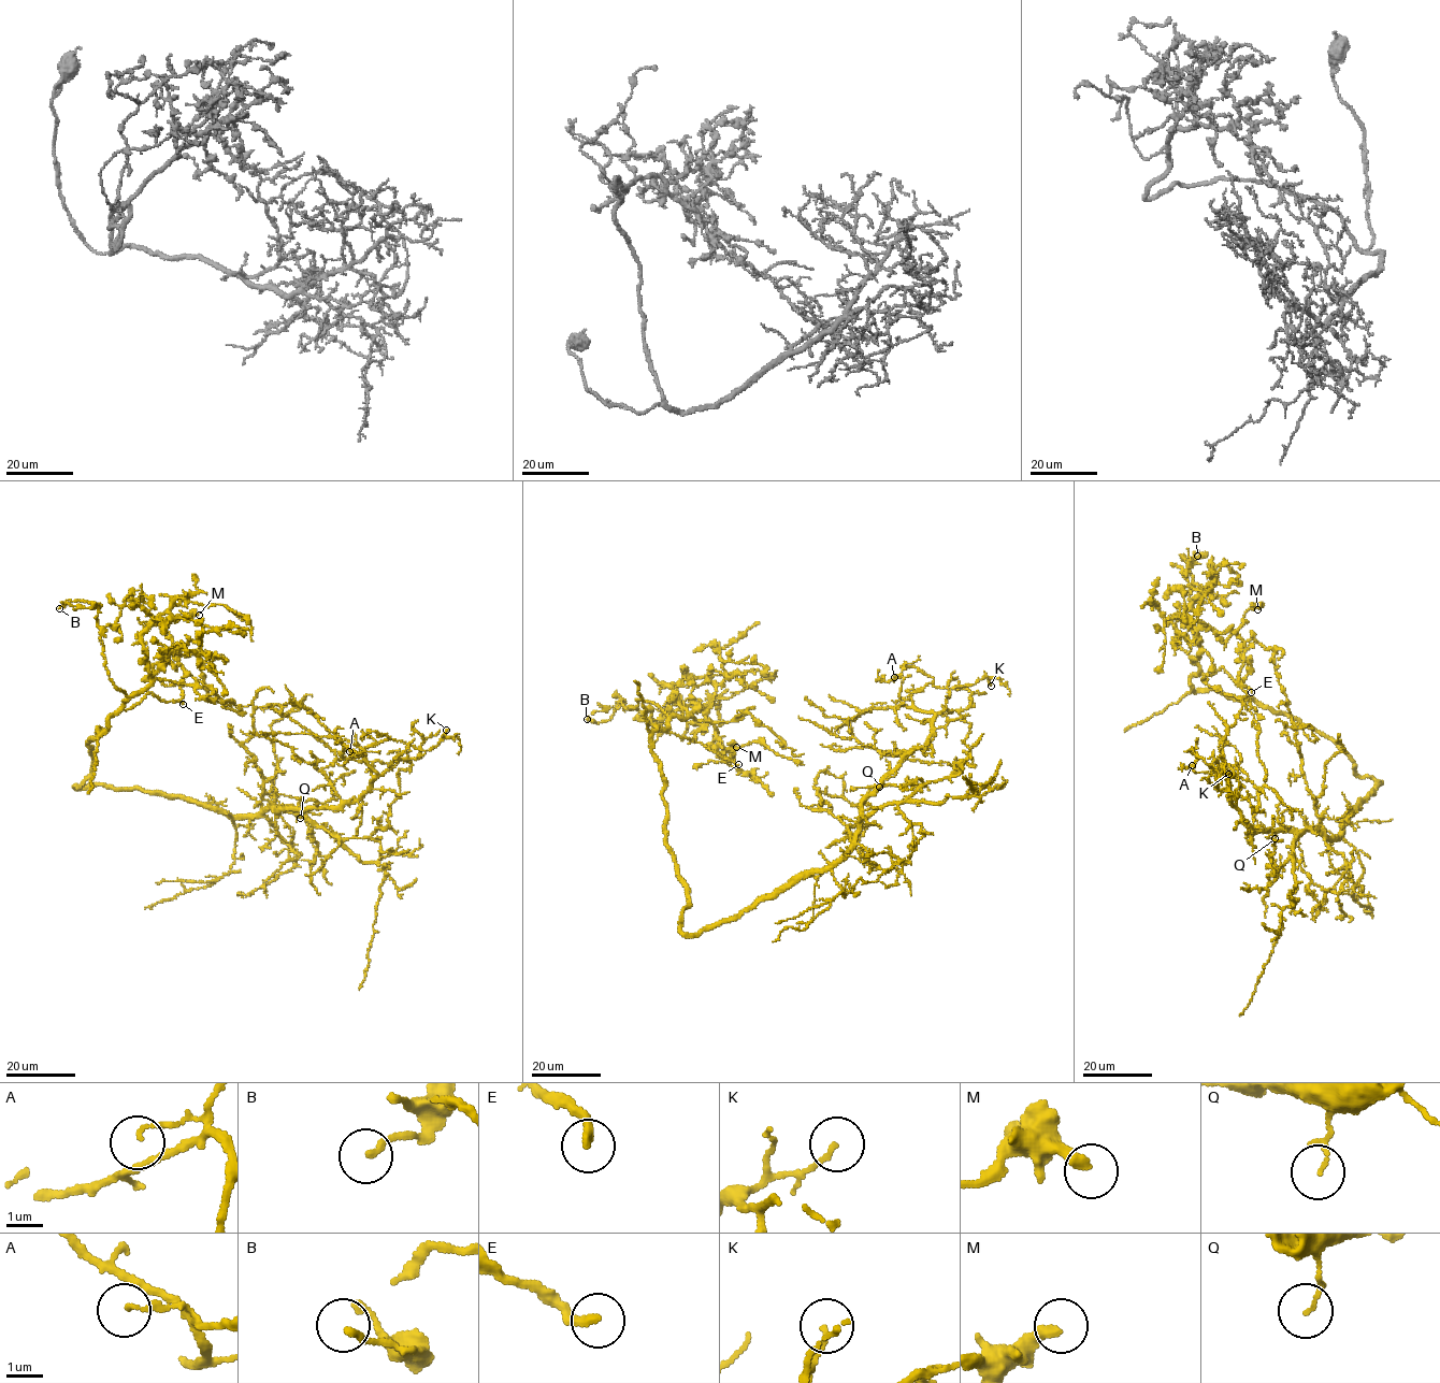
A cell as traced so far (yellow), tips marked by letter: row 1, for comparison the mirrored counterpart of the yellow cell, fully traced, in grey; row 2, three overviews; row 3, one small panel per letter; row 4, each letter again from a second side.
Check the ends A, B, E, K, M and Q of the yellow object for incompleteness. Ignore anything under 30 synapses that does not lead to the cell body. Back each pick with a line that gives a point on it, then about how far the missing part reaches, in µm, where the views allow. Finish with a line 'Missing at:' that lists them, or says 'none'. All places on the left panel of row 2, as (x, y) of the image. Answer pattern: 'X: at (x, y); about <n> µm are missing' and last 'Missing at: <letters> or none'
E: at (183, 704); about 25 µm are missing
Missing at: E

